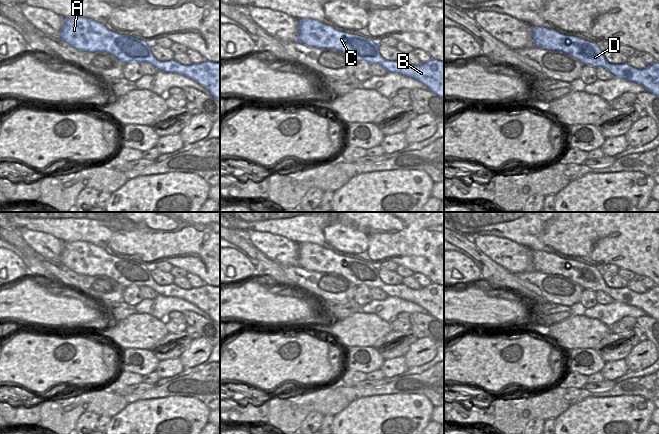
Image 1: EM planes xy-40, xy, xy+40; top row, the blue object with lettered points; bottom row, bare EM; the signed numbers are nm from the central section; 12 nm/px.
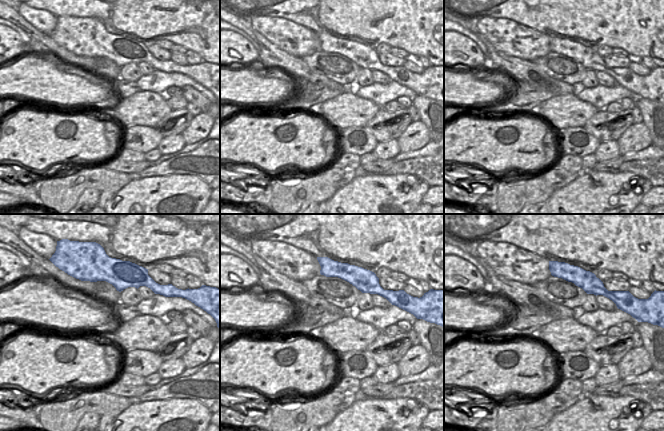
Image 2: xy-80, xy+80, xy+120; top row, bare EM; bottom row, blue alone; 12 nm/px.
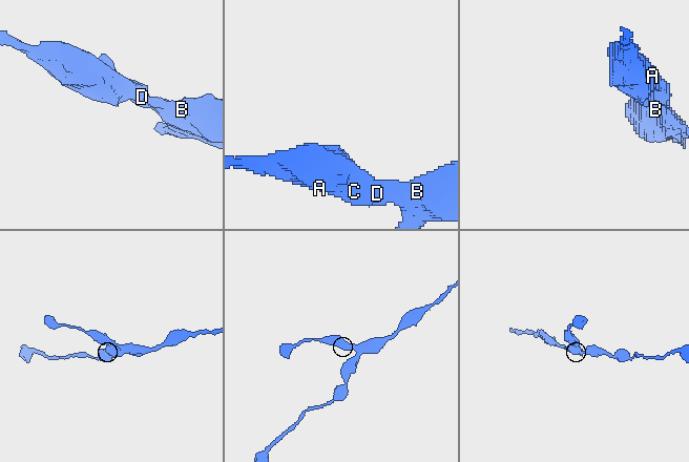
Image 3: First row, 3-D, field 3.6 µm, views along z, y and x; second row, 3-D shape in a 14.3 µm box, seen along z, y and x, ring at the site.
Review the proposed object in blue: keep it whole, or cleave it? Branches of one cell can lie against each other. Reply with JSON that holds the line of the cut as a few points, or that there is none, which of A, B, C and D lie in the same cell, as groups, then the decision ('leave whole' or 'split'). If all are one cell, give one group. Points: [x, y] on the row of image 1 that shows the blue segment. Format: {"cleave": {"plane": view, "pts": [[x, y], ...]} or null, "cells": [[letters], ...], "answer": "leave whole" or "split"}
{"cleave": null, "cells": [["A", "B", "C", "D"]], "answer": "leave whole"}

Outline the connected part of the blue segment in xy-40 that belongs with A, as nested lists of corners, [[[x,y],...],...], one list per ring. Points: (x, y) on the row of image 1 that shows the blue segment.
[[[86,17],[64,19],[60,40],[80,51],[110,53],[124,64],[130,61],[146,62],[159,71],[186,76],[220,101],[220,63],[205,60],[198,64],[182,65],[174,60],[159,61],[151,52],[152,43],[111,32],[102,24]]]

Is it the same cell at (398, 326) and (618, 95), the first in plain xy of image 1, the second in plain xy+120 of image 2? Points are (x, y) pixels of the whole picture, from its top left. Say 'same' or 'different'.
different

